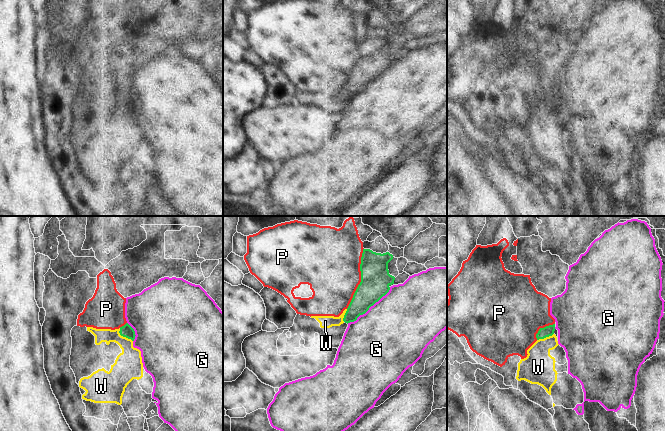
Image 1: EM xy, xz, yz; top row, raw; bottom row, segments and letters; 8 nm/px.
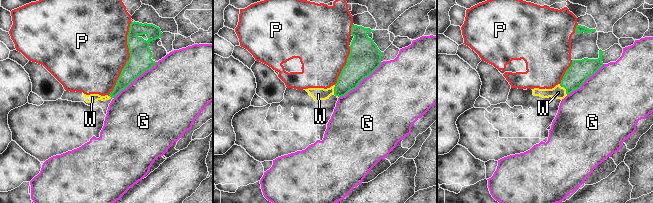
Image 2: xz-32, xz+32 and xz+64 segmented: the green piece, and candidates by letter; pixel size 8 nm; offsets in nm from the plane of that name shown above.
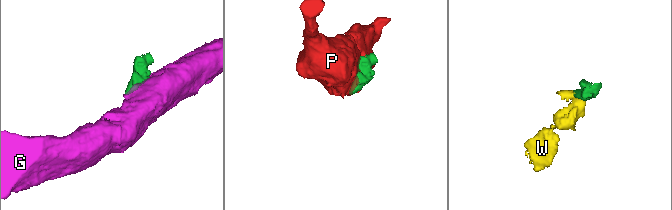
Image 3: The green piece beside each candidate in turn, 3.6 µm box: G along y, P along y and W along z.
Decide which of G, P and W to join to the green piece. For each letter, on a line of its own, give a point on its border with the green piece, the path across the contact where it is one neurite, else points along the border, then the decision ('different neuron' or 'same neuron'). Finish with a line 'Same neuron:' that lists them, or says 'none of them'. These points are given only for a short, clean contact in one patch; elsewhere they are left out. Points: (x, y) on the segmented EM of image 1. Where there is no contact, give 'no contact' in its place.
G: meets green in xz at (369, 307); different neuron
P: meets green in xz at (361, 278); different neuron
W: meets green in xy at (123, 336); runs through xy (127, 331), (123, 336), (128, 350), (128, 365); same neuron
Same neuron: W

